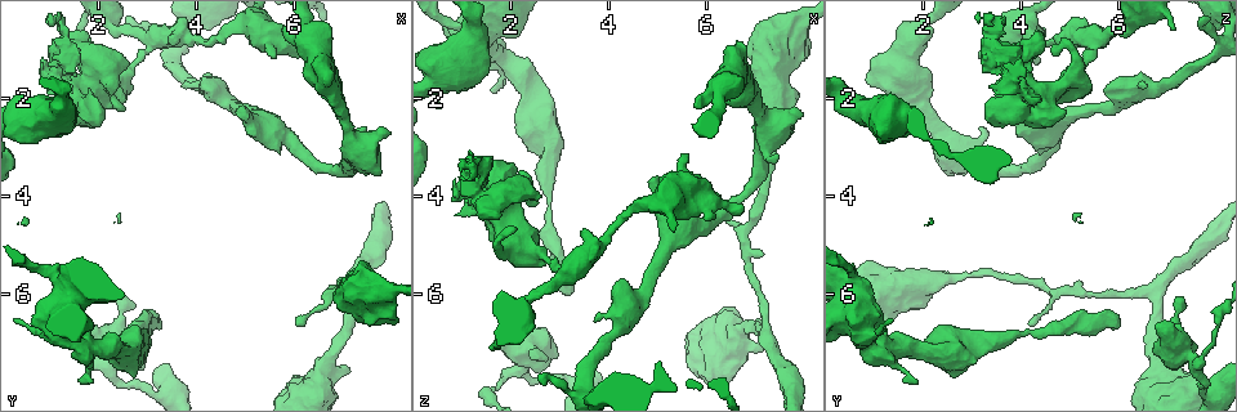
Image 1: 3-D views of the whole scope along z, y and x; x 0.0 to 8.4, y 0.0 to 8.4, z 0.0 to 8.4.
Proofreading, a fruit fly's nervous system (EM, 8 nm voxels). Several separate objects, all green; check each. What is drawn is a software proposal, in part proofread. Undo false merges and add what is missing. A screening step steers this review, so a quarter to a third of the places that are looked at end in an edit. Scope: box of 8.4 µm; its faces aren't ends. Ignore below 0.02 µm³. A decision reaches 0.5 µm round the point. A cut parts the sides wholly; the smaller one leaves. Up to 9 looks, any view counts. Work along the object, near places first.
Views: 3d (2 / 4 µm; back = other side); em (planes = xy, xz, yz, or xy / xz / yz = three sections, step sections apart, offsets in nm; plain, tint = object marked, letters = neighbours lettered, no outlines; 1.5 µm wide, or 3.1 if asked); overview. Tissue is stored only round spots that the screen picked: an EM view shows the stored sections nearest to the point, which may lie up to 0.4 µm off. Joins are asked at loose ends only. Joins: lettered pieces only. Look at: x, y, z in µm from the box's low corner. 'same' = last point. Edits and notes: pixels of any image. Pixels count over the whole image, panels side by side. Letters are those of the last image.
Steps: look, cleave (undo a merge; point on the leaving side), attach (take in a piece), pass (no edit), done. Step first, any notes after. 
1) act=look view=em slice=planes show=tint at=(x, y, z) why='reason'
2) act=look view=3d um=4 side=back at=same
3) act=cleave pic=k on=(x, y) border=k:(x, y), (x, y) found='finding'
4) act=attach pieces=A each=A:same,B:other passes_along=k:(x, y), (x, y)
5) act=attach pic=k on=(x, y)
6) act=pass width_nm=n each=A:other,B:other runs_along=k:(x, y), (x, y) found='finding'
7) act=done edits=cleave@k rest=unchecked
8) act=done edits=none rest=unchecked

act=look view=em slice=planes show=letters at=(1.00, 6.80, 0.90) why='sharp bend'

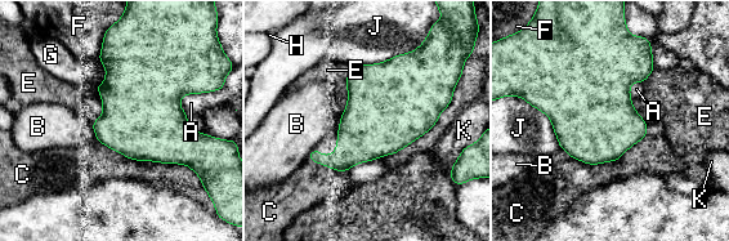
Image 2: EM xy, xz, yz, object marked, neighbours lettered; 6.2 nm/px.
act=pass each=A:other,B:other,C:other,E:other,F:other,G:other,H:other,J:other,K:other border=2:(350, 66), (347, 74), (344, 110) found='one cell here'

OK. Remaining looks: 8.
act=look view=3d um=4 at=(6.70, 1.30, 4.35)

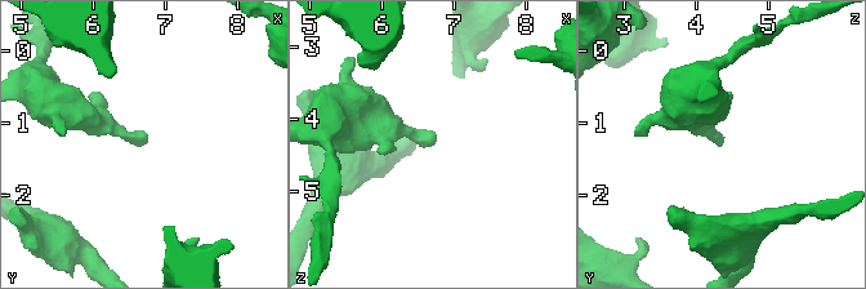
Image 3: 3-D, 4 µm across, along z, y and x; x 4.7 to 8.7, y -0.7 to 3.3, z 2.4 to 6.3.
act=look view=em slice=xz step=8 show=tint at=(6.65, 1.35, 4.30) why='shape alone is not enough'

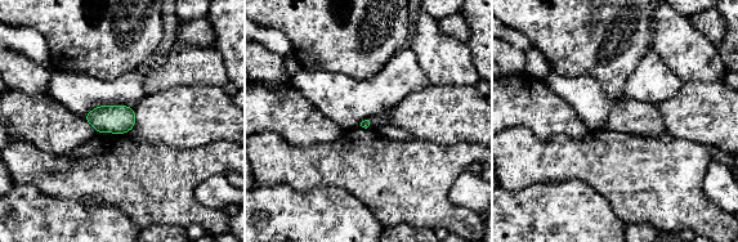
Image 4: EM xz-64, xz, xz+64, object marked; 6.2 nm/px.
act=look view=em slice=planes show=letters at=same why='cut it another way'

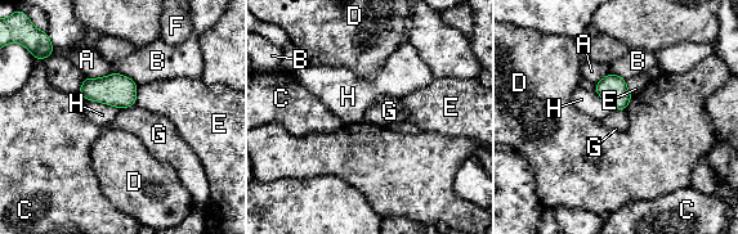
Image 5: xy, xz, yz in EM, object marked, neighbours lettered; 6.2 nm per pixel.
act=pass each=A:other,B:other,C:other,D:other,E:other,F:other,G:other,H:other border=5:(135, 103), (122, 109) found='none of them fits'

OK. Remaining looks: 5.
act=look view=em slice=xz step=4 show=tint at=(7.10, 7.55, 7.20)

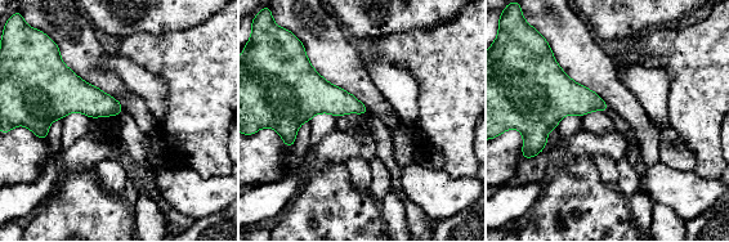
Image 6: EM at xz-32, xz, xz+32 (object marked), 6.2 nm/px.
act=look view=em slice=planes show=letters at=same

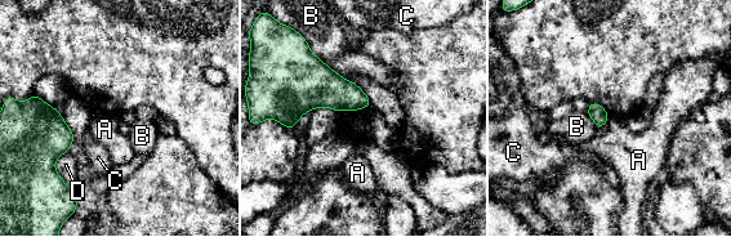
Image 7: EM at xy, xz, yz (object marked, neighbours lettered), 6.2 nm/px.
act=pass each=A:other,B:other,C:other,D:other border=7:(609, 116), (604, 125) found='none of them fits'

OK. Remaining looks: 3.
act=look view=3d um=4 at=(3.20, 0.80, 5.65) why='sudden change in width'

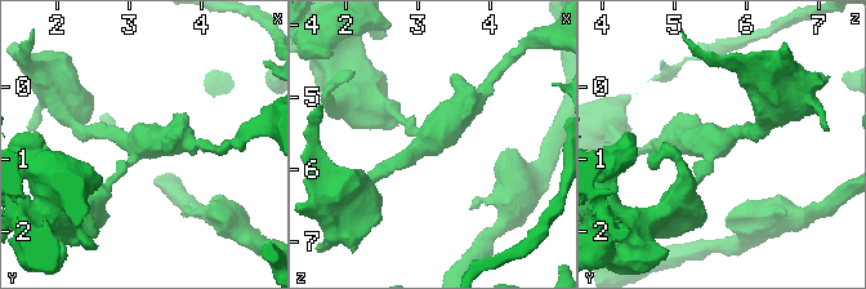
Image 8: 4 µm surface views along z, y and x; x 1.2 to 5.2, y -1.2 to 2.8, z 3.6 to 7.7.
act=look view=em slice=planes show=letters at=(3.15, 0.75, 5.60) why='shape alone is not enough'

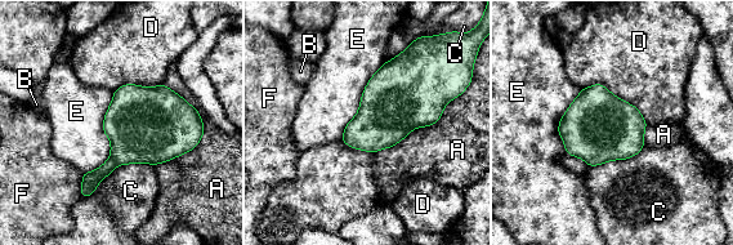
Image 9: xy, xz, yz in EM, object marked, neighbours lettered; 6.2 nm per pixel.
act=cleave pic=9 on=(139, 129) longest_contact=E:550nm each=A:other,B:other,C:other,D:other,E:other,F:other found='two cells meet here'

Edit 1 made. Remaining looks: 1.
act=done edits=cleave@9 rest=unchecked

